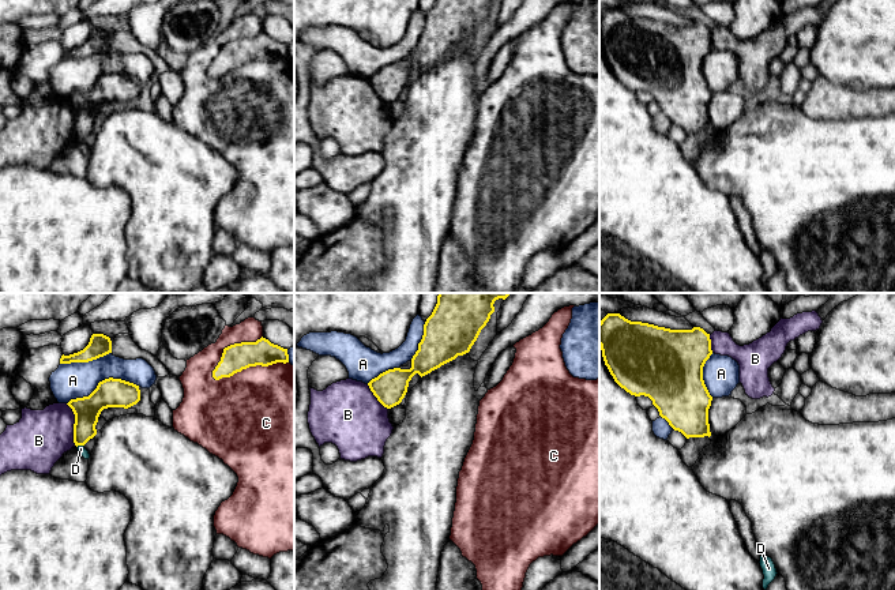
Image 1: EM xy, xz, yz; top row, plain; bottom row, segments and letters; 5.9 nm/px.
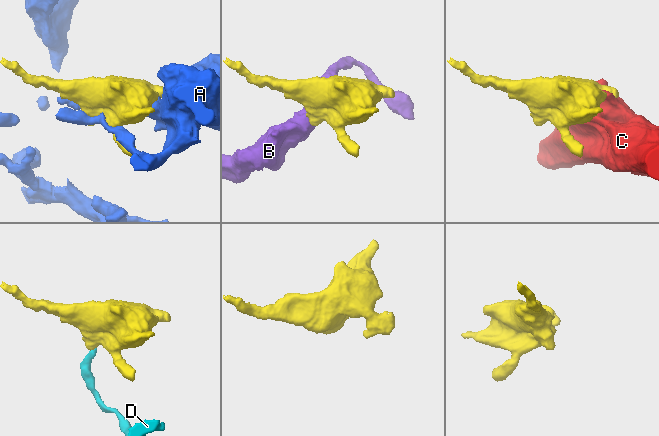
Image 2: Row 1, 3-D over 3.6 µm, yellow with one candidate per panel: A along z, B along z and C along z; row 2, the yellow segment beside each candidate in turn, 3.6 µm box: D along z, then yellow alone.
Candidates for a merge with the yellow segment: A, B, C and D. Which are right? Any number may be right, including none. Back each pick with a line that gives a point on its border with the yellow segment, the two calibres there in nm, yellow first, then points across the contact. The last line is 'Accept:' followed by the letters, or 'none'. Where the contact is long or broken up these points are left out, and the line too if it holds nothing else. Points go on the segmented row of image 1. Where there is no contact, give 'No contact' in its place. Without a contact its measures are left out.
Accept: none

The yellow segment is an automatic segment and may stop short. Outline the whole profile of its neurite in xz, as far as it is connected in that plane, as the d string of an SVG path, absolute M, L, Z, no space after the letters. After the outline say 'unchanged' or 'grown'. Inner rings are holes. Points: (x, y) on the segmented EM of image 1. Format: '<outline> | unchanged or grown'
M439 293L437 304L424 324L424 335L418 350L411 358L410 369L394 368L372 379L368 386L377 401L387 409L402 402L407 392L409 382L418 373L421 377L470 352L481 330L494 312L494 301L505 300L511 293Z | unchanged

